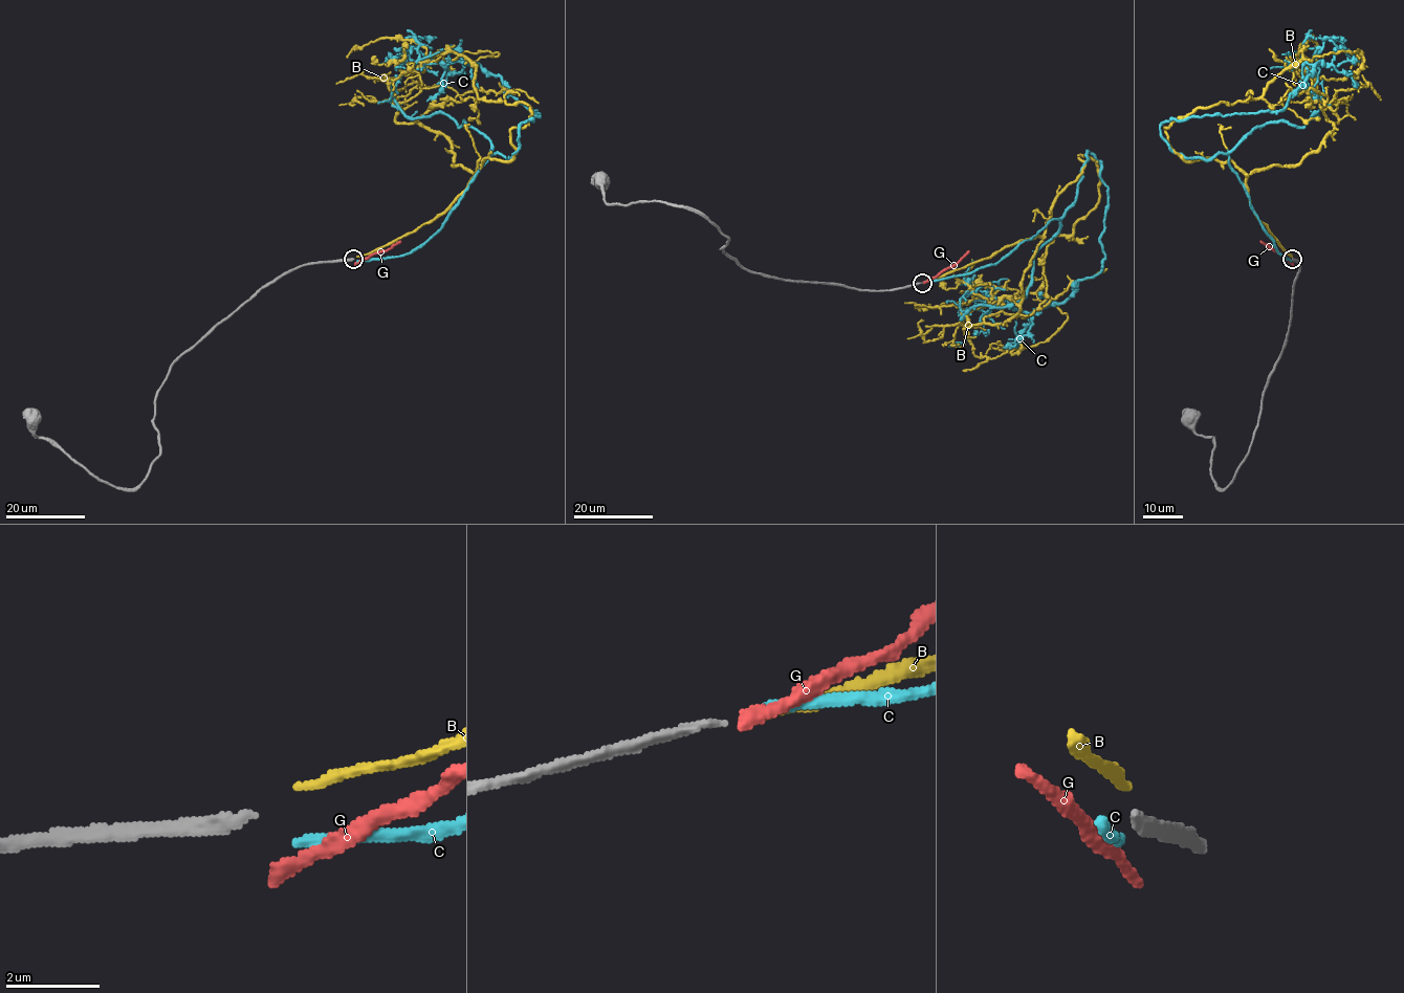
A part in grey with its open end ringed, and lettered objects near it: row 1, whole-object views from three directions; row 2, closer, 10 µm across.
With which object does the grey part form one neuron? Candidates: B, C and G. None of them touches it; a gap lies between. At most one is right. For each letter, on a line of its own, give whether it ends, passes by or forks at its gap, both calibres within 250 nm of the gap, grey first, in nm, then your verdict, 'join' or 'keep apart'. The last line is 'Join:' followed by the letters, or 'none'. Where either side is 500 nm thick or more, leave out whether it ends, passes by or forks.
B: it ends | 190/160 nm | keep apart
C: it ends | 190/240 nm | keep apart
G: it ends | 190/320 nm | keep apart
Join: none

